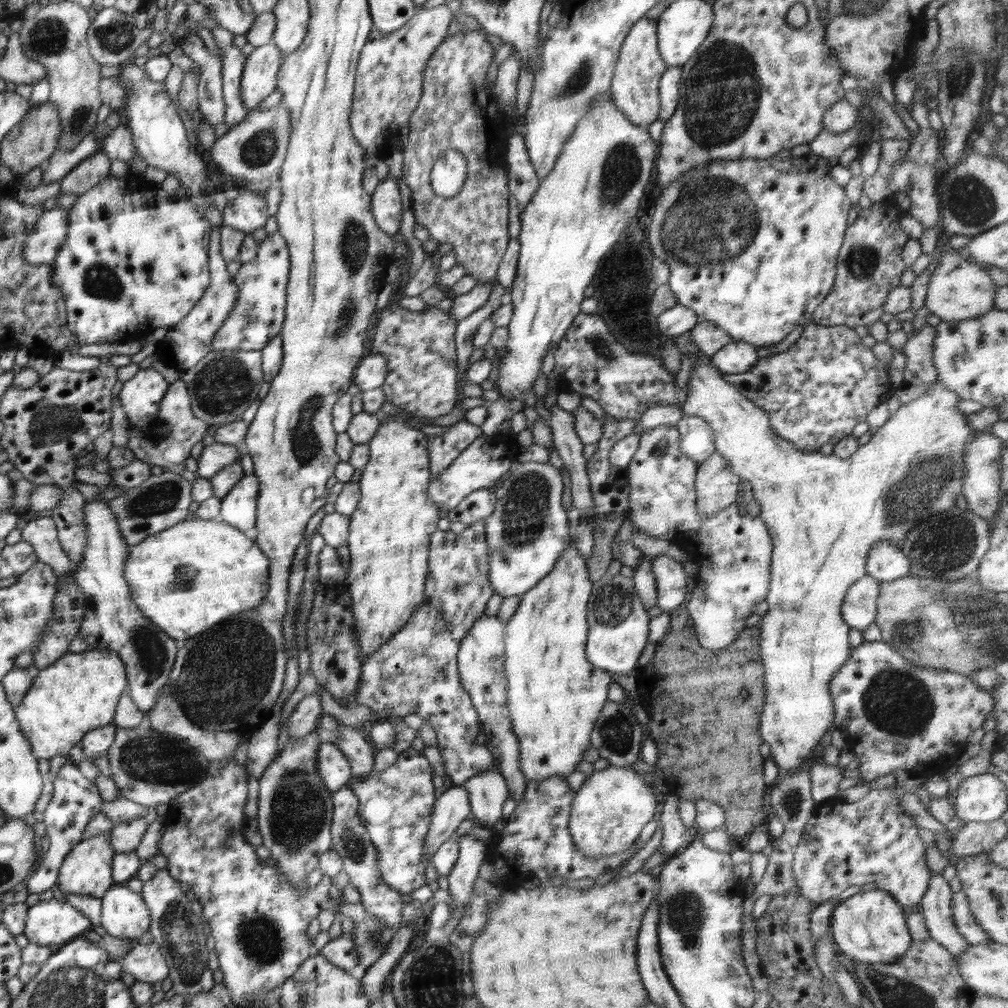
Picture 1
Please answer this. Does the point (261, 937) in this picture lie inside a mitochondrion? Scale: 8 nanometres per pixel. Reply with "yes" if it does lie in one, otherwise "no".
yes

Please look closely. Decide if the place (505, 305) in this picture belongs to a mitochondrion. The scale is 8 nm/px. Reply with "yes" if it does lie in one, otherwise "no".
no

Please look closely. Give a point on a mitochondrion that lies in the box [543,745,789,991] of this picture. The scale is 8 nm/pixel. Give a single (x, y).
(686, 909)

